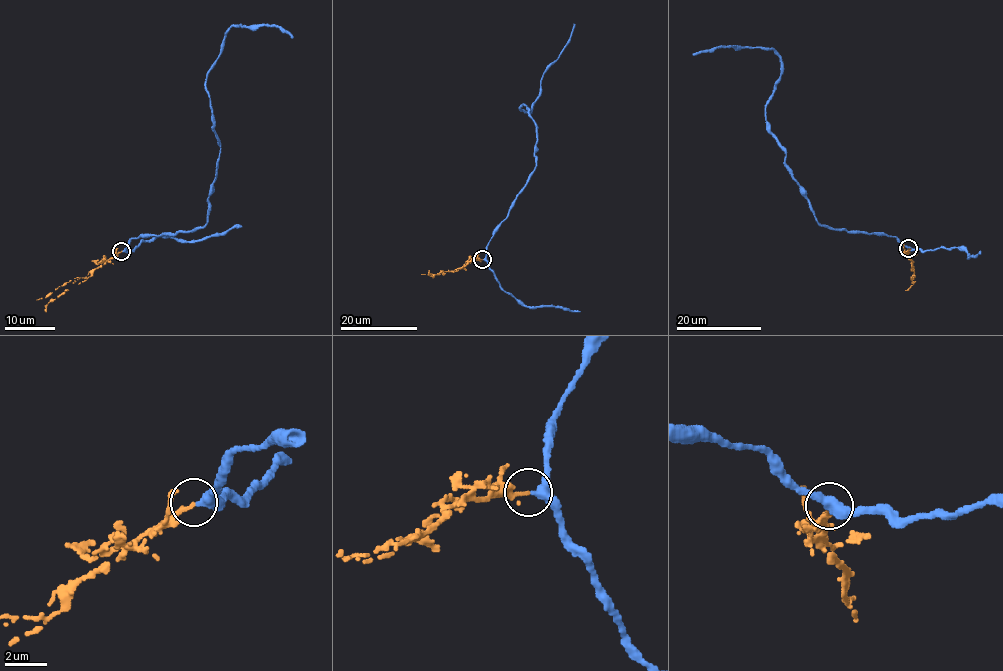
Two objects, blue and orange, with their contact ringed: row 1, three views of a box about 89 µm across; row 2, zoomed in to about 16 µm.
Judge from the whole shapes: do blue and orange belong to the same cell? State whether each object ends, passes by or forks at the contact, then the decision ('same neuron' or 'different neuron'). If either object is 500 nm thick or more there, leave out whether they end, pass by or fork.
blue passes by; orange ends; different neuron

